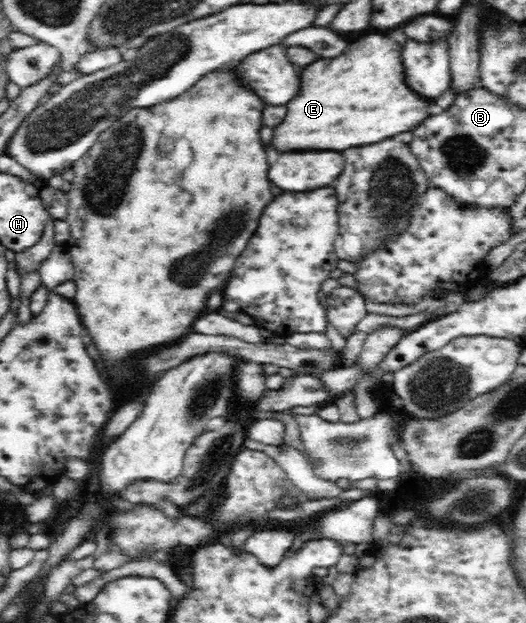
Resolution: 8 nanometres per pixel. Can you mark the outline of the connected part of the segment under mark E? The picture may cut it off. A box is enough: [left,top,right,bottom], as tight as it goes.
[266,34,426,152]

